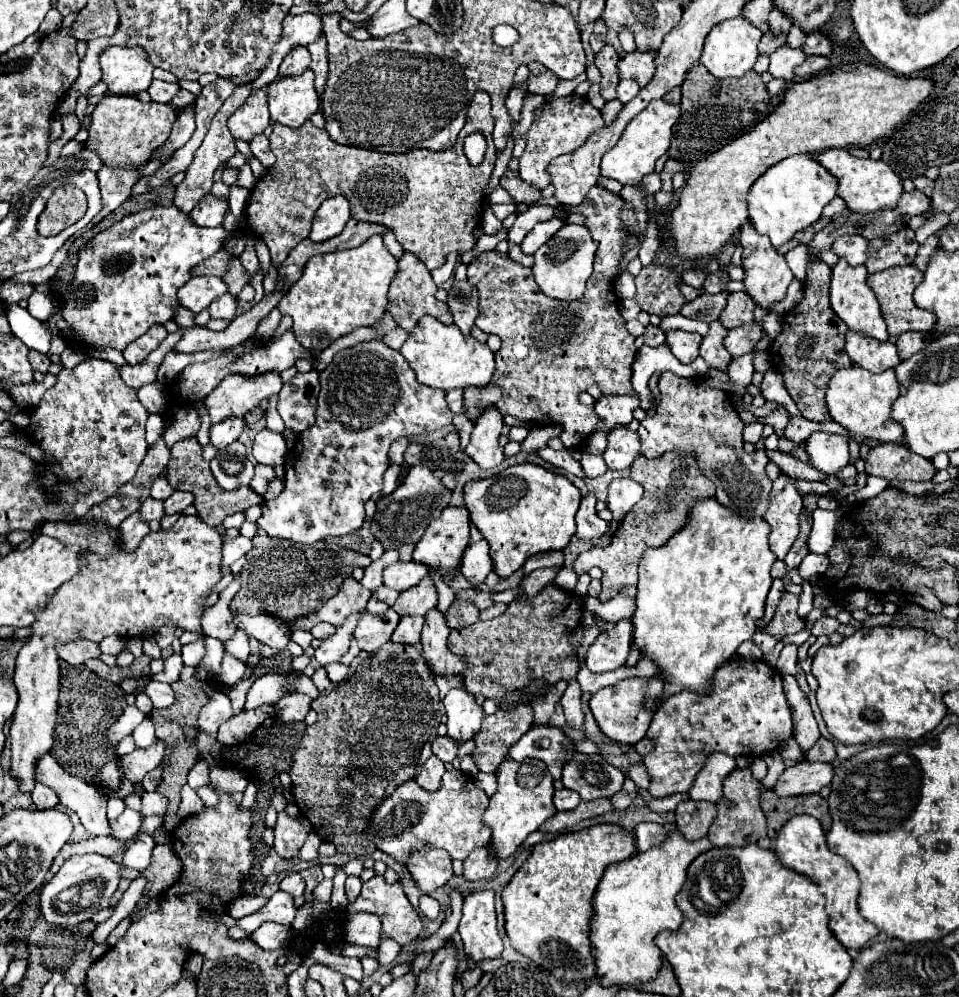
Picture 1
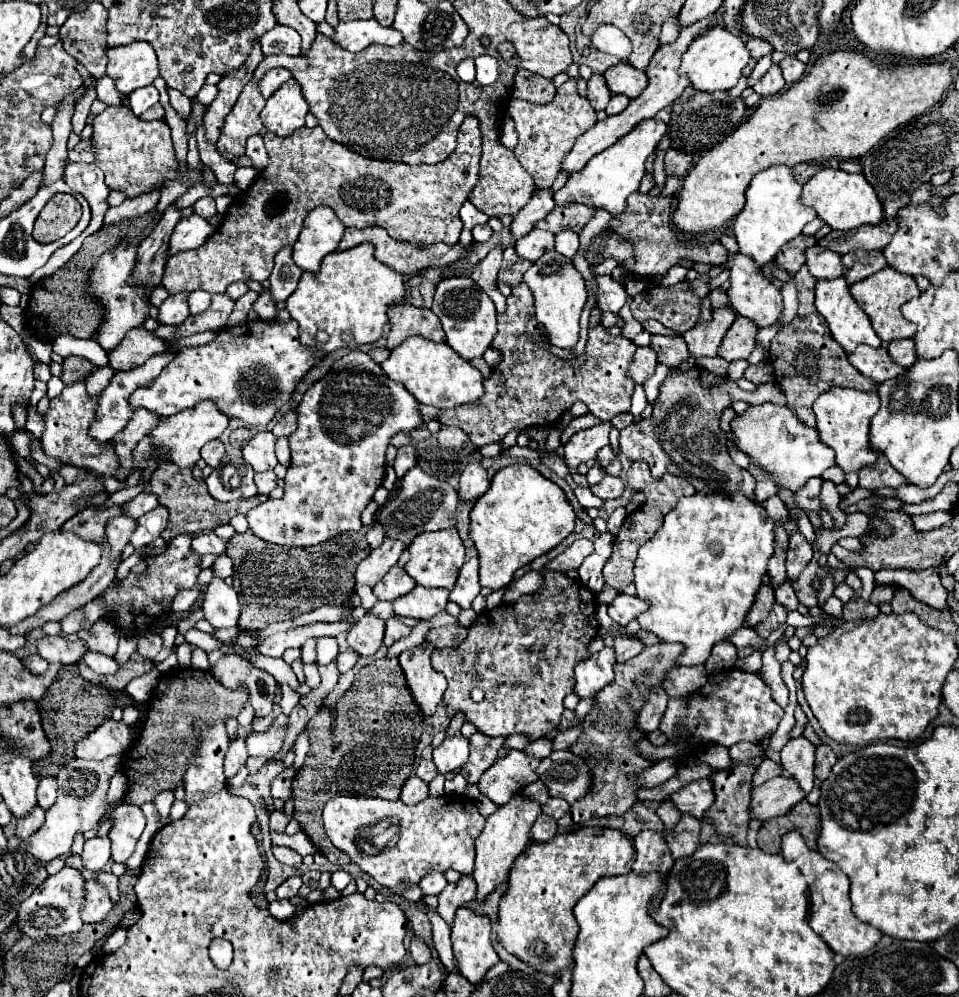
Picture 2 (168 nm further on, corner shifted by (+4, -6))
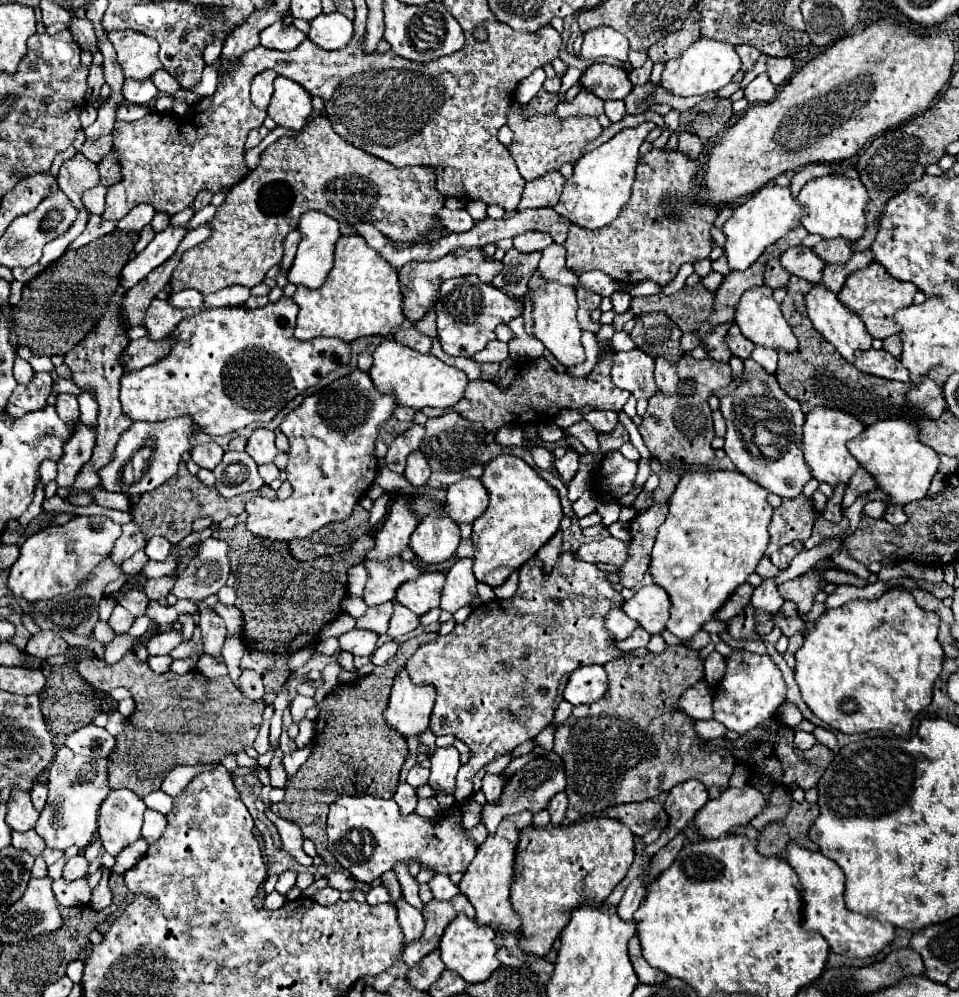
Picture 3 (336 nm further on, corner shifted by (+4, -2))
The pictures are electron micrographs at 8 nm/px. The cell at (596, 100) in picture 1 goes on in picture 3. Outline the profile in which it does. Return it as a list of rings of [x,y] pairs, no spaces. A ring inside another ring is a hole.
[[[542,89],[528,105],[528,113],[552,113],[556,111],[556,105],[558,105],[558,93],[548,93],[546,89]]]

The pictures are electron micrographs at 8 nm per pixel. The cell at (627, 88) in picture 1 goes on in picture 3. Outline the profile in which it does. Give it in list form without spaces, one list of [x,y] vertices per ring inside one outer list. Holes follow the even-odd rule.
[[[606,101],[604,111],[606,111],[608,119],[612,123],[616,123],[616,121],[620,121],[626,115],[626,105],[624,105],[624,101]]]

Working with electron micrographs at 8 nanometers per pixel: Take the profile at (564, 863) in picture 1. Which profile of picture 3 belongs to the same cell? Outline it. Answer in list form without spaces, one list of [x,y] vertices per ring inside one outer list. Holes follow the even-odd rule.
[[[590,819],[582,823],[572,823],[566,827],[528,827],[520,833],[520,845],[516,849],[514,861],[514,889],[512,889],[512,909],[520,915],[520,941],[518,947],[524,953],[544,957],[552,943],[560,937],[562,929],[570,921],[572,909],[586,897],[586,893],[612,893],[612,889],[626,877],[634,861],[634,833],[628,833],[624,825],[612,819]]]

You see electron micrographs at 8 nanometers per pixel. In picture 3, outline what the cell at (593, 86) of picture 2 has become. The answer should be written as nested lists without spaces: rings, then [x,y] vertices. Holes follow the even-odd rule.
[[[580,91],[570,103],[562,101],[558,105],[556,113],[560,113],[560,117],[572,117],[572,115],[594,115],[594,117],[598,117],[600,113],[604,113],[604,101],[596,95],[592,95],[590,91]]]

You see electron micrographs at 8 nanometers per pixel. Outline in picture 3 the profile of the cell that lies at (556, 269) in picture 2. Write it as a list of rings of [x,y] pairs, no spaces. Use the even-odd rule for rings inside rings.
[[[534,271],[530,281],[528,281],[528,293],[532,301],[532,333],[536,339],[540,339],[548,351],[566,367],[578,365],[586,359],[584,347],[580,343],[580,327],[576,321],[576,311],[578,311],[578,301],[576,301],[576,291],[574,287],[564,287],[556,281],[548,281],[540,275],[540,271]]]

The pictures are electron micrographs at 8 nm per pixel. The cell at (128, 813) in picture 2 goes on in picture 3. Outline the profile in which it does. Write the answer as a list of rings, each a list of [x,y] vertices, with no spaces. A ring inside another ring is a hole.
[[[130,789],[110,791],[100,809],[98,831],[110,855],[118,855],[140,837],[144,823],[144,801]]]

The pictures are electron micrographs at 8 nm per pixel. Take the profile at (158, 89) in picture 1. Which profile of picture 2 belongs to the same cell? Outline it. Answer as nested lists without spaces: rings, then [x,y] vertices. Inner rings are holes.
[[[148,85],[148,87],[142,87],[142,89],[136,89],[128,95],[128,107],[140,115],[144,113],[146,109],[150,109],[154,103],[158,103],[158,89],[154,85]]]

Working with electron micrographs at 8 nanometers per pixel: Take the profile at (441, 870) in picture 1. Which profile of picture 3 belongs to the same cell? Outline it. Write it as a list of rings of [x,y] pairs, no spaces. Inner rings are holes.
[[[434,875],[430,881],[428,881],[432,893],[434,893],[434,899],[440,899],[440,901],[448,901],[452,899],[460,889],[450,881],[448,875]]]

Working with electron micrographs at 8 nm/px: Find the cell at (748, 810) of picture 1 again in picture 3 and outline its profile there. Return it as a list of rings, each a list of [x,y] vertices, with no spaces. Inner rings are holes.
[[[678,643],[668,645],[662,653],[648,653],[642,657],[620,657],[606,663],[604,667],[608,673],[606,695],[594,703],[576,705],[572,715],[558,727],[554,737],[554,751],[560,753],[566,765],[568,789],[580,789],[580,793],[568,791],[570,815],[582,819],[584,815],[604,811],[610,805],[648,801],[688,779],[698,779],[706,787],[718,787],[720,791],[730,787],[730,777],[736,765],[734,755],[730,751],[704,753],[704,743],[700,743],[696,737],[694,721],[682,713],[672,713],[684,689],[688,689],[704,677],[704,667],[698,651],[686,647],[684,643]]]

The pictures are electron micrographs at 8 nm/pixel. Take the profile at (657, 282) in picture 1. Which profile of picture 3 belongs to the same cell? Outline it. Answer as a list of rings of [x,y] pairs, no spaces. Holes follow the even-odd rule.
[[[702,283],[694,287],[682,287],[672,295],[650,295],[650,297],[632,297],[630,309],[634,315],[644,313],[666,313],[684,333],[690,333],[700,325],[700,321],[708,319],[712,311],[714,293],[710,293]]]

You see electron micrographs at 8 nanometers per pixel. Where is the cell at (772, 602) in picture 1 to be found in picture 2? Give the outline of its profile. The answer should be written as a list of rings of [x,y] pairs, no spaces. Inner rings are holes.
[[[762,585],[756,593],[756,601],[752,605],[752,609],[748,611],[748,617],[744,619],[744,625],[746,627],[756,627],[760,621],[764,621],[774,605],[774,591],[770,585]]]

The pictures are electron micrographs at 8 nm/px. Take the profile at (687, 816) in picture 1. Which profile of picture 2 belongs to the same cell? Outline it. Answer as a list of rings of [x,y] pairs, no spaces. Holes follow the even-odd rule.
[[[682,815],[682,819],[678,821],[678,825],[664,835],[672,857],[680,859],[686,857],[690,853],[696,851],[696,847],[700,845],[700,821],[688,815]]]

